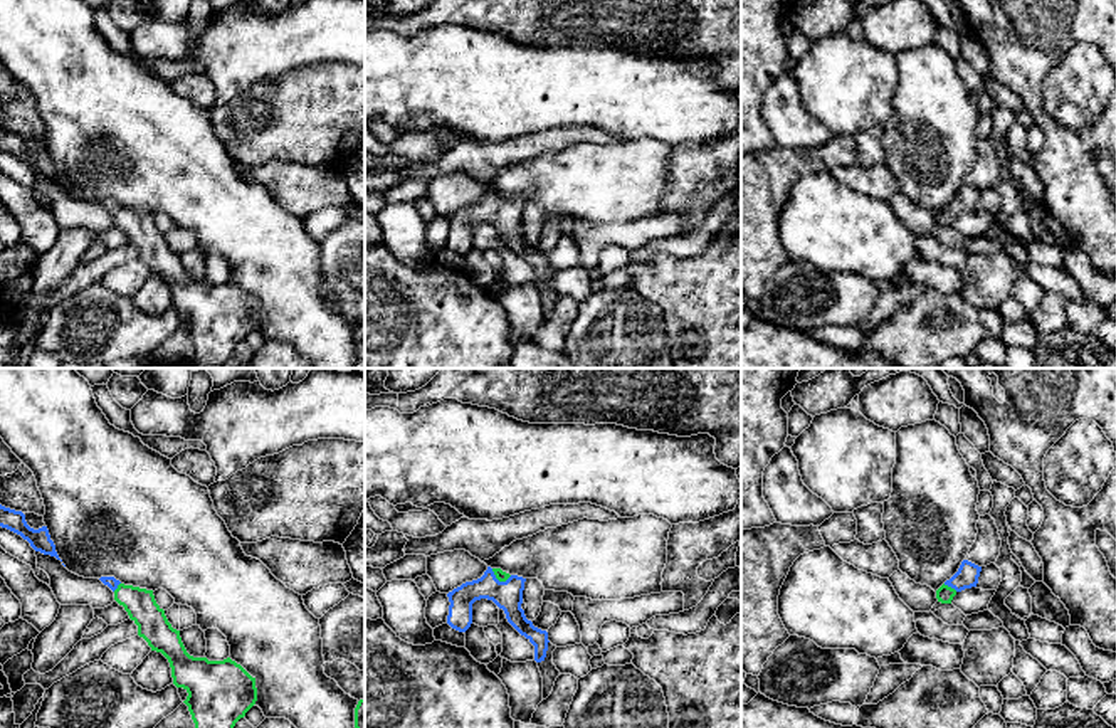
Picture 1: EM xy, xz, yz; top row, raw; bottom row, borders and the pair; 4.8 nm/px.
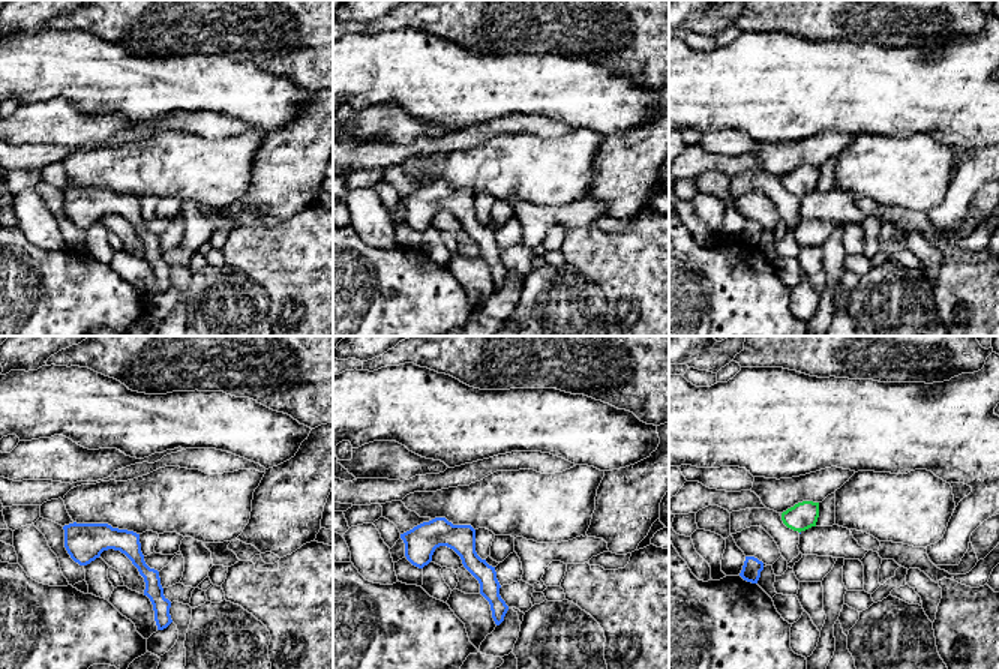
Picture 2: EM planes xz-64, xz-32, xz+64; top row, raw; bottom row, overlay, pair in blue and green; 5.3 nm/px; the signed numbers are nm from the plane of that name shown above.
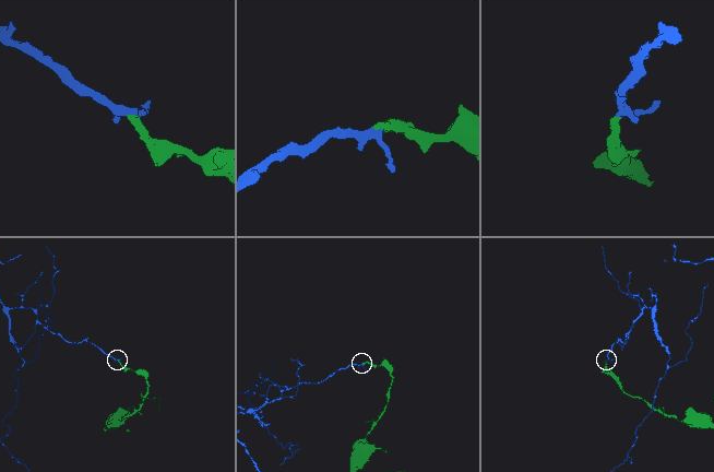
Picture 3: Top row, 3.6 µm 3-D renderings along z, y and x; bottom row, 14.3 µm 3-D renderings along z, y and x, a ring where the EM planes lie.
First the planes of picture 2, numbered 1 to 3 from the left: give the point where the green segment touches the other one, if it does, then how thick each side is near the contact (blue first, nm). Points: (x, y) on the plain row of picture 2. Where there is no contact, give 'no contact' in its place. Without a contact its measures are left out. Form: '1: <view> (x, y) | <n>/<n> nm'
1: no contact
2: no contact
3: no contact

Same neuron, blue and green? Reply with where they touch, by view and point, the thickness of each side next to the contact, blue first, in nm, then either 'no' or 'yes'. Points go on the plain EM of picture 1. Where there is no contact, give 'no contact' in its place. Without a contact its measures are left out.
yz (950, 209) | 110/90 nm | yes

